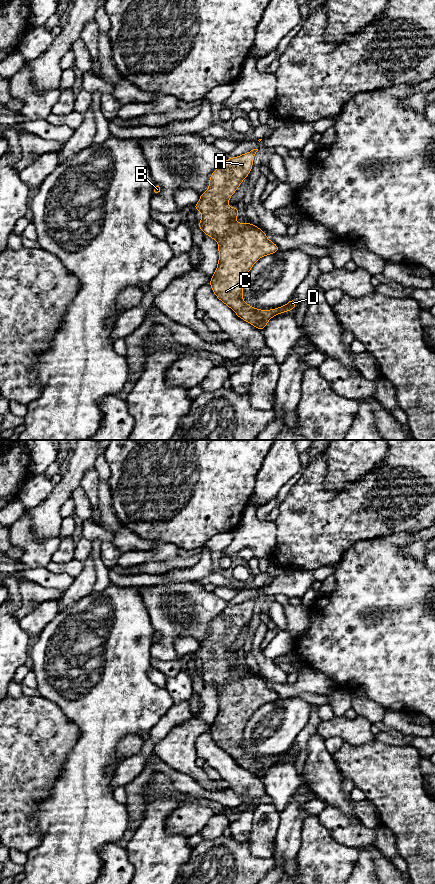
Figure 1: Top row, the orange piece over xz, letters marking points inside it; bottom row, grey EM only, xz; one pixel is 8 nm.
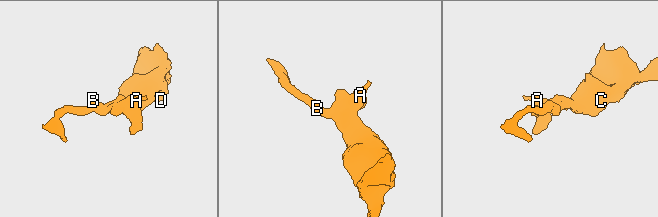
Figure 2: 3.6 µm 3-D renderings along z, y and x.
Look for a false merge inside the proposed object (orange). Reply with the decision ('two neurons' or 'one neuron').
one neuron

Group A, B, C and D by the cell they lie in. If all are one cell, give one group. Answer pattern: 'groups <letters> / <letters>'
groups A B C D

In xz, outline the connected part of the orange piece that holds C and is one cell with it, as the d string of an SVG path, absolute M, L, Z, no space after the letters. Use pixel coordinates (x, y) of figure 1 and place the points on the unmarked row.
M257 599L226 607L210 623L208 638L199 642L200 648L192 654L202 662L197 675L218 689L219 708L209 730L212 739L239 766L262 779L272 765L294 758L296 747L270 758L256 757L242 747L244 729L253 713L261 705L280 699L259 675L237 672L238 655L228 655L229 647L250 622Z

